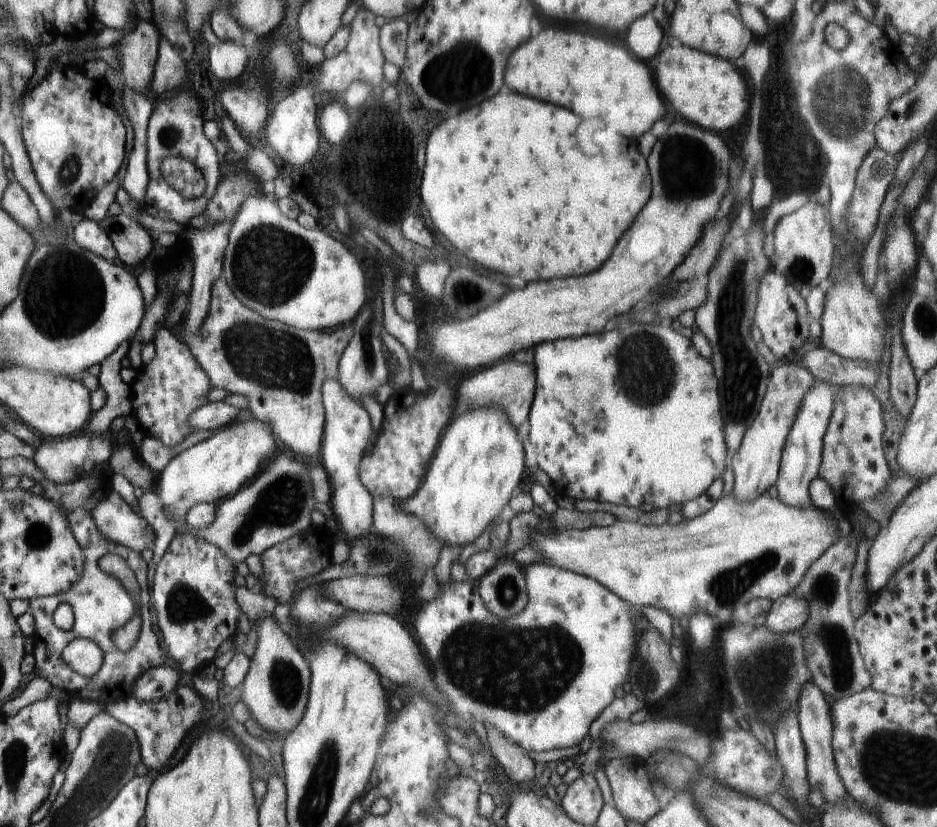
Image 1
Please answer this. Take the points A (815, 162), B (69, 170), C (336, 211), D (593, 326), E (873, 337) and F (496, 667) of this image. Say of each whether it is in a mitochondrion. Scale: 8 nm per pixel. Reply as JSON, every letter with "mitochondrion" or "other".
{"A":"other","B":"mitochondrion","C":"other","D":"other","E":"other","F":"mitochondrion"}

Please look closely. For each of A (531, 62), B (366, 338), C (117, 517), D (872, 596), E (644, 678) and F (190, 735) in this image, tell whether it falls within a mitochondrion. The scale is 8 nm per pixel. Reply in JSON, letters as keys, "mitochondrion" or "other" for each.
{"A":"other","B":"other","C":"other","D":"other","E":"mitochondrion","F":"other"}

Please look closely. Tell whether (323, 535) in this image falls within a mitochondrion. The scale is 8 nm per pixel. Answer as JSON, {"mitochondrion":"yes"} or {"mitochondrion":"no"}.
{"mitochondrion":"no"}

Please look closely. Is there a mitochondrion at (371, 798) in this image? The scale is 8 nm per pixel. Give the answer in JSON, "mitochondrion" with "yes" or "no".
{"mitochondrion":"no"}

